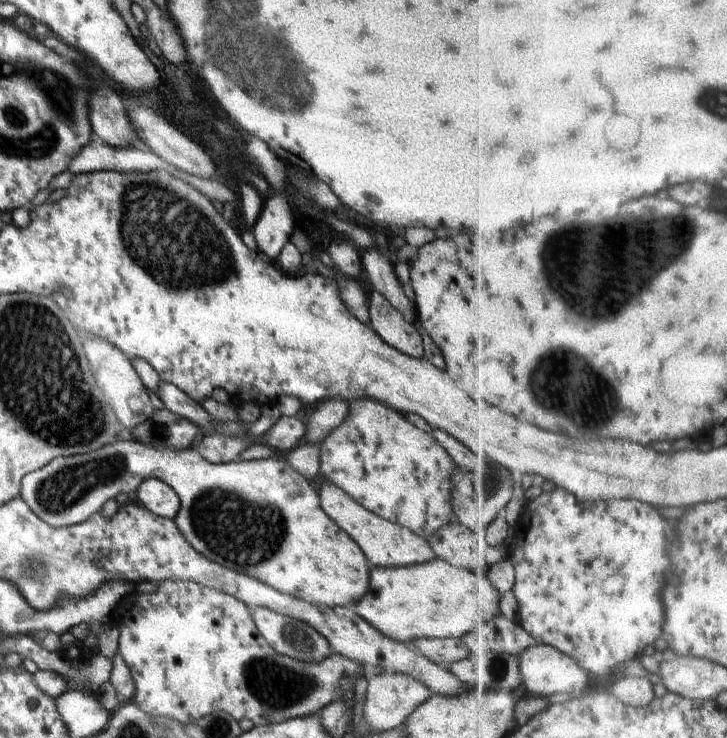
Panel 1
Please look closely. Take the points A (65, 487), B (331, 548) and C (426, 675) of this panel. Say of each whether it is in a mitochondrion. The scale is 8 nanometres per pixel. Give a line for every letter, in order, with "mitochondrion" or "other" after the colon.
A: mitochondrion
B: other
C: other

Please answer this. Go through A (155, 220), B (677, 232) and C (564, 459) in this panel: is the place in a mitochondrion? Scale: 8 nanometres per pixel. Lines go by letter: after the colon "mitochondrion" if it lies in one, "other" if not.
A: mitochondrion
B: mitochondrion
C: other

